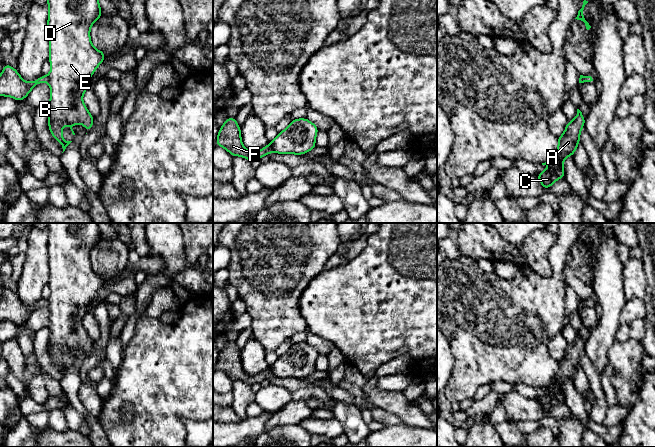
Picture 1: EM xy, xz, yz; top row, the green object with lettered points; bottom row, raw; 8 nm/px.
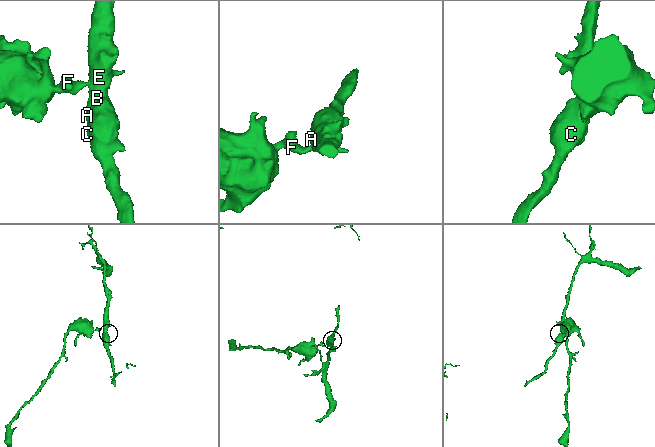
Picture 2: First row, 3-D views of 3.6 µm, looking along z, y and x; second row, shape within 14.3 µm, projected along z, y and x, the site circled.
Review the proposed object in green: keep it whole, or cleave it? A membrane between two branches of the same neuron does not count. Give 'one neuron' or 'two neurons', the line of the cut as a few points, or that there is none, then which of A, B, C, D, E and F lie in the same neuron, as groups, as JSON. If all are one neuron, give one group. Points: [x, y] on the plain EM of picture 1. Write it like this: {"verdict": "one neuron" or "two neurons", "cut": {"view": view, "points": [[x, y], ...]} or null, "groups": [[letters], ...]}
{"verdict": "two neurons", "cut": {"view": "xz", "points": [[269, 367], [273, 375]]}, "groups": [["A", "B", "C", "D", "E"], ["F"]]}

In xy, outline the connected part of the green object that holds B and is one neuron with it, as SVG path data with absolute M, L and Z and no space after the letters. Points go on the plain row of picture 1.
M48 223L47 229L49 239L47 244L49 256L49 286L51 295L48 299L48 307L50 309L50 325L48 351L51 359L62 370L63 376L72 365L65 365L62 362L62 350L68 349L75 359L72 351L76 347L81 347L89 357L93 350L94 341L90 338L82 324L84 316L88 313L88 305L97 291L104 285L106 277L93 271L90 263L90 252L93 247L99 244L101 239L101 231L98 223Z

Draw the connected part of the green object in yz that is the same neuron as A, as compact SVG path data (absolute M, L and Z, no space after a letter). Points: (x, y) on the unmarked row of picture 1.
M577 333L576 341L568 345L564 357L557 361L558 372L549 385L542 387L549 392L535 400L541 406L542 412L549 413L557 403L565 403L563 385L566 381L574 380L575 374L580 367L580 355L585 350L585 342Z

